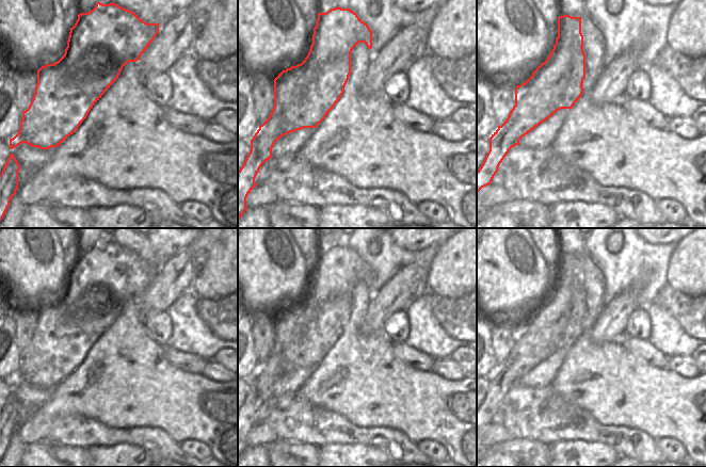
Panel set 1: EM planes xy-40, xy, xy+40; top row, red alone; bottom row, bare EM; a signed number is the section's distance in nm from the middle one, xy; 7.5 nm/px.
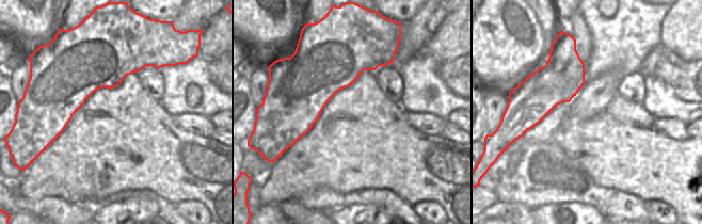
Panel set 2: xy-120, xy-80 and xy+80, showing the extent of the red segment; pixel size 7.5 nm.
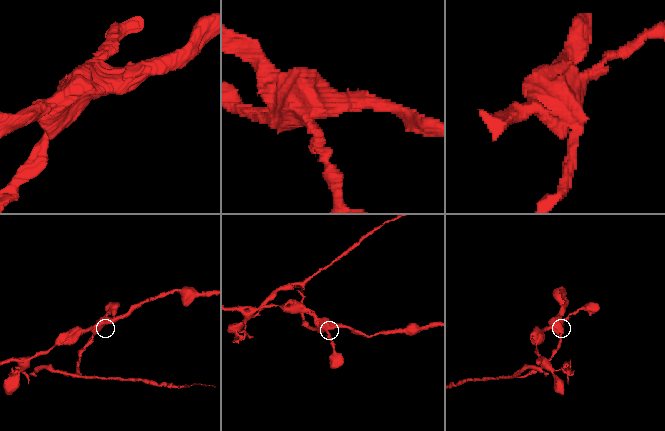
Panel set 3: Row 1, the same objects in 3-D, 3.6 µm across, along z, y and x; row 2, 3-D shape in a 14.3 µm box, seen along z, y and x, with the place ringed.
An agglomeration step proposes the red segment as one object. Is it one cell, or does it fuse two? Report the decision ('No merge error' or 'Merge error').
Merge error.

